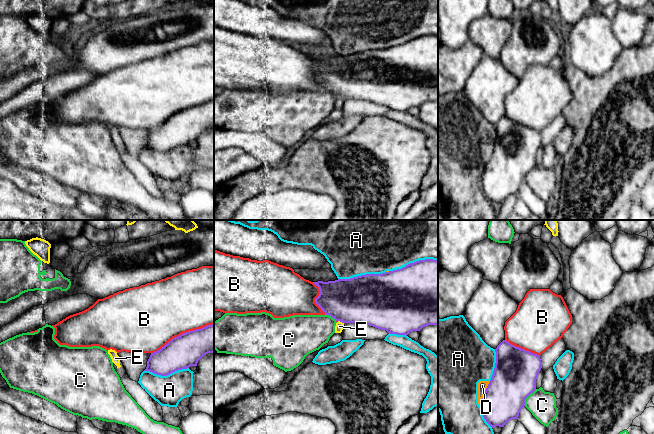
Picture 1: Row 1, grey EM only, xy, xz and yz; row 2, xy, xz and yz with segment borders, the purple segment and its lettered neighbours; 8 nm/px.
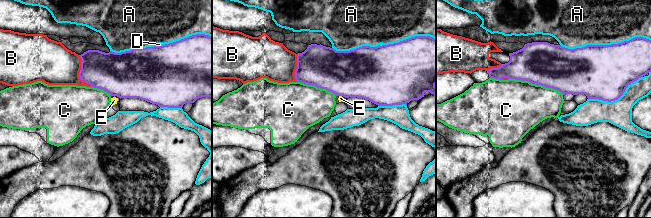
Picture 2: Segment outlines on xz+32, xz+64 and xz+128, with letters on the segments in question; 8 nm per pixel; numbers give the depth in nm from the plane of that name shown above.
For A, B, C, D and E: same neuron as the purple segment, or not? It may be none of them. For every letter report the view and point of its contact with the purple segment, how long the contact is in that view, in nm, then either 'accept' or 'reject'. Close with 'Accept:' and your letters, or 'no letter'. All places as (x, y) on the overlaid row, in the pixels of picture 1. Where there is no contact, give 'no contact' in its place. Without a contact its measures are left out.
A: meets purple in xz at (414, 262); contact 400 nm long; reject
B: meets purple in xy at (183, 333); contact 550 nm long; reject
C: meets purple in yz at (527, 396); contact 170 nm long; reject
D: meets purple in yz at (484, 395); contact 240 nm long; reject
E: meets purple in xz at (341, 321); contact 50 nm long; reject
Accept: no letter

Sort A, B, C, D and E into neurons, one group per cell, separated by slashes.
A D / B / C / E

